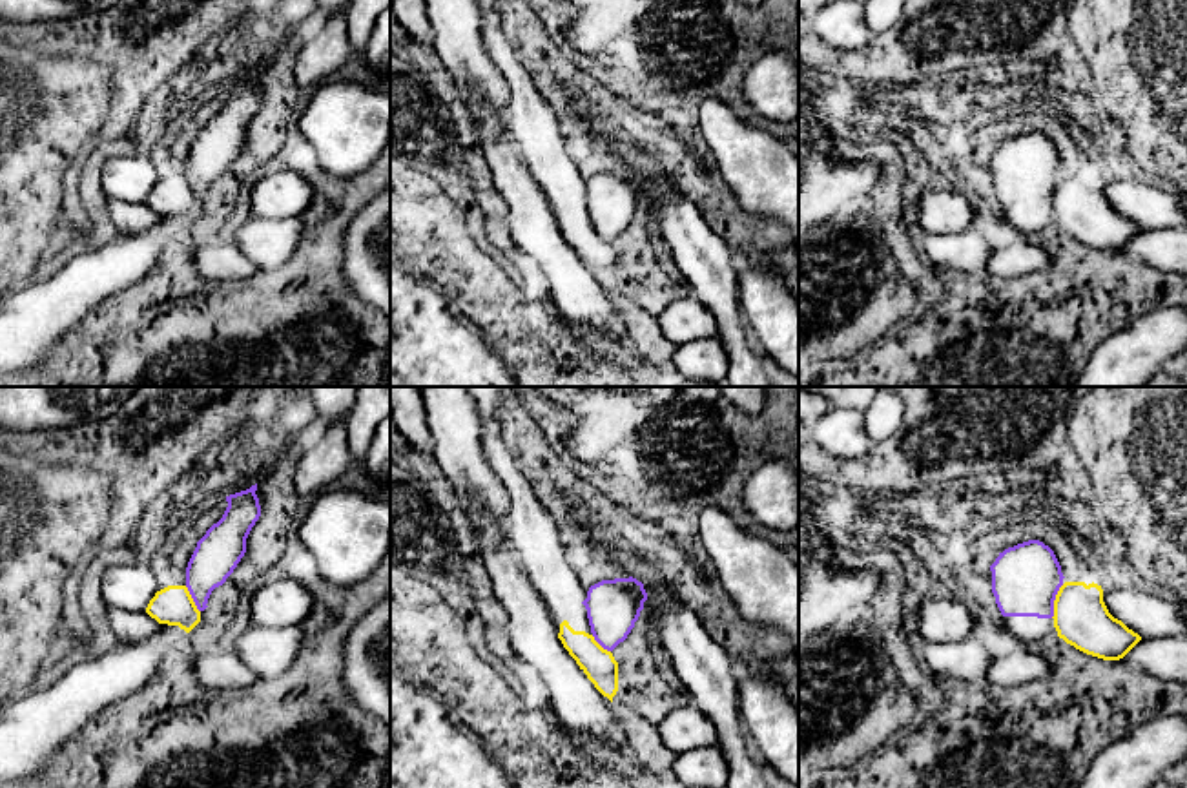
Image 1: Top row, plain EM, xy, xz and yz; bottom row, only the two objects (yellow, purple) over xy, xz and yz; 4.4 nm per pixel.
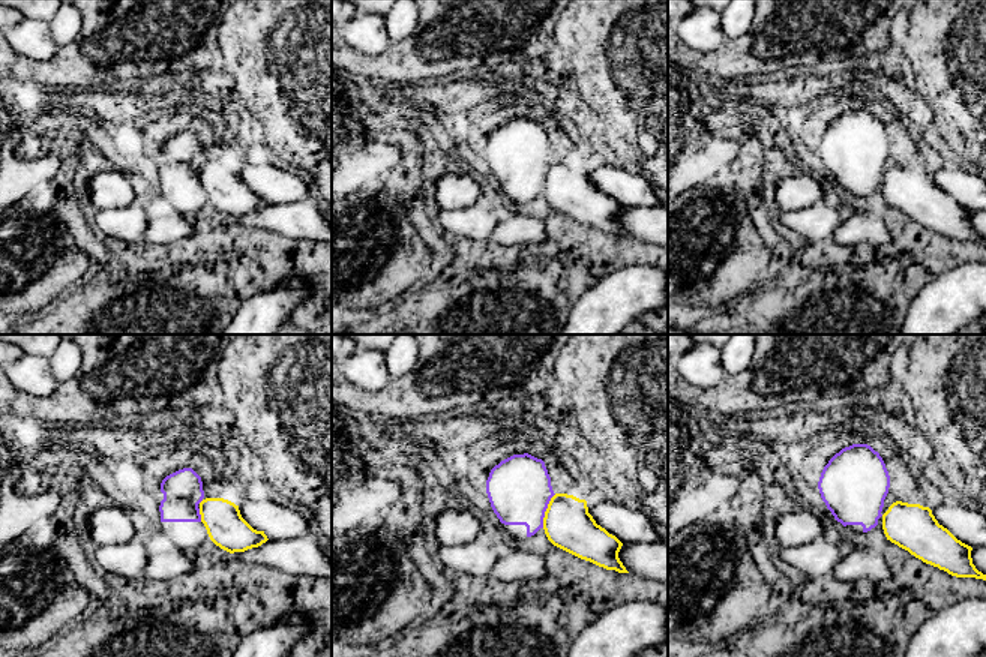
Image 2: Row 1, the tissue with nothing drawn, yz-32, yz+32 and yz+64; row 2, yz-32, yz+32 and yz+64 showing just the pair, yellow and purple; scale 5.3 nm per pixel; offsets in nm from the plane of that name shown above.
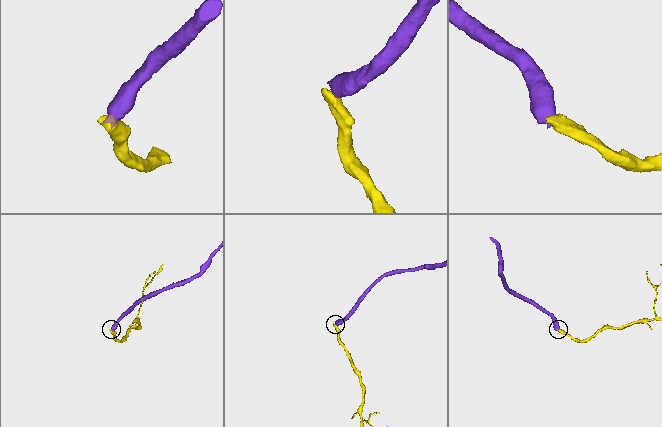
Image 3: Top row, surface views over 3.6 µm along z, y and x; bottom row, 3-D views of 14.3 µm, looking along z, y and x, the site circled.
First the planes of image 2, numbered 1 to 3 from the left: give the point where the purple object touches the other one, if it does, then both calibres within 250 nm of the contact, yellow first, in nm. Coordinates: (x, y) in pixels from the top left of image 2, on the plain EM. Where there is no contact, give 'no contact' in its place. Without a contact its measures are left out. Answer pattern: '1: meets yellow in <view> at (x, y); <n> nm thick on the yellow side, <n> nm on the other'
1: meets yellow in yz-32 at (200, 177); 200 nm thick on the yellow side, 220 nm on the other
2: meets yellow in yz+32 at (547, 174); 260 nm thick on the yellow side, 340 nm on the other
3: no contact

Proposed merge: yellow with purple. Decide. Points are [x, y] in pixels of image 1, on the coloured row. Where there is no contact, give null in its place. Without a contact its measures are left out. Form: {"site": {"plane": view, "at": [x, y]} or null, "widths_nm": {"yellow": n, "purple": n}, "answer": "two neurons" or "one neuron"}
{"site": {"plane": "yz", "at": [1054, 601]}, "widths_nm": {"yellow": 240, "purple": 300}, "answer": "two neurons"}

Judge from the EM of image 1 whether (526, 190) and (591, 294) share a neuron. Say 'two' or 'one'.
one

